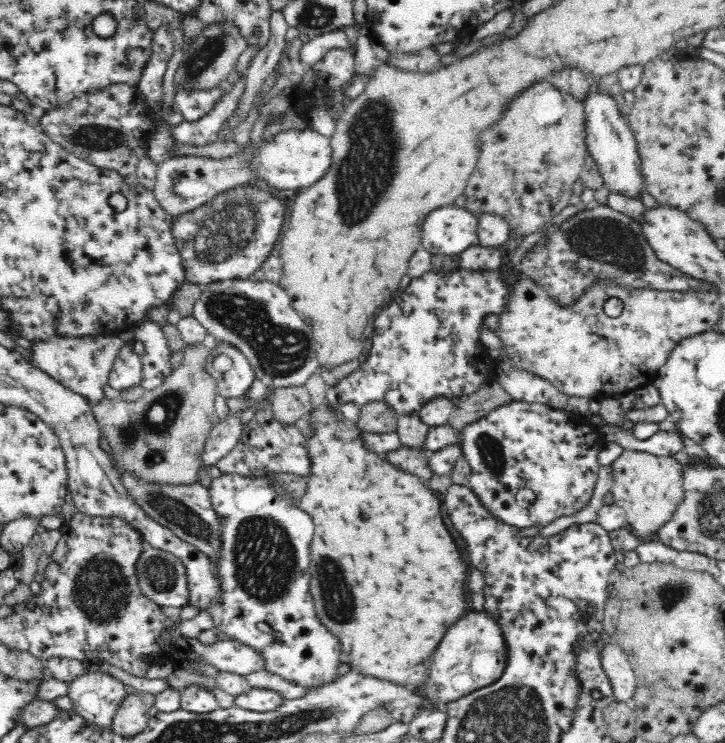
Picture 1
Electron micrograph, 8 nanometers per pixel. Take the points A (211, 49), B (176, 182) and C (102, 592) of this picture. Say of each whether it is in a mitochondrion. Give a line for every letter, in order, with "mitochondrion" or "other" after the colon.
A: mitochondrion
B: other
C: mitochondrion

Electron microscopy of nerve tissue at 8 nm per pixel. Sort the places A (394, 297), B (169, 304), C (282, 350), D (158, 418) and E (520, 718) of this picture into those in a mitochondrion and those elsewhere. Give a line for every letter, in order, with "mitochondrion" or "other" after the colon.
A: other
B: other
C: mitochondrion
D: mitochondrion
E: mitochondrion

